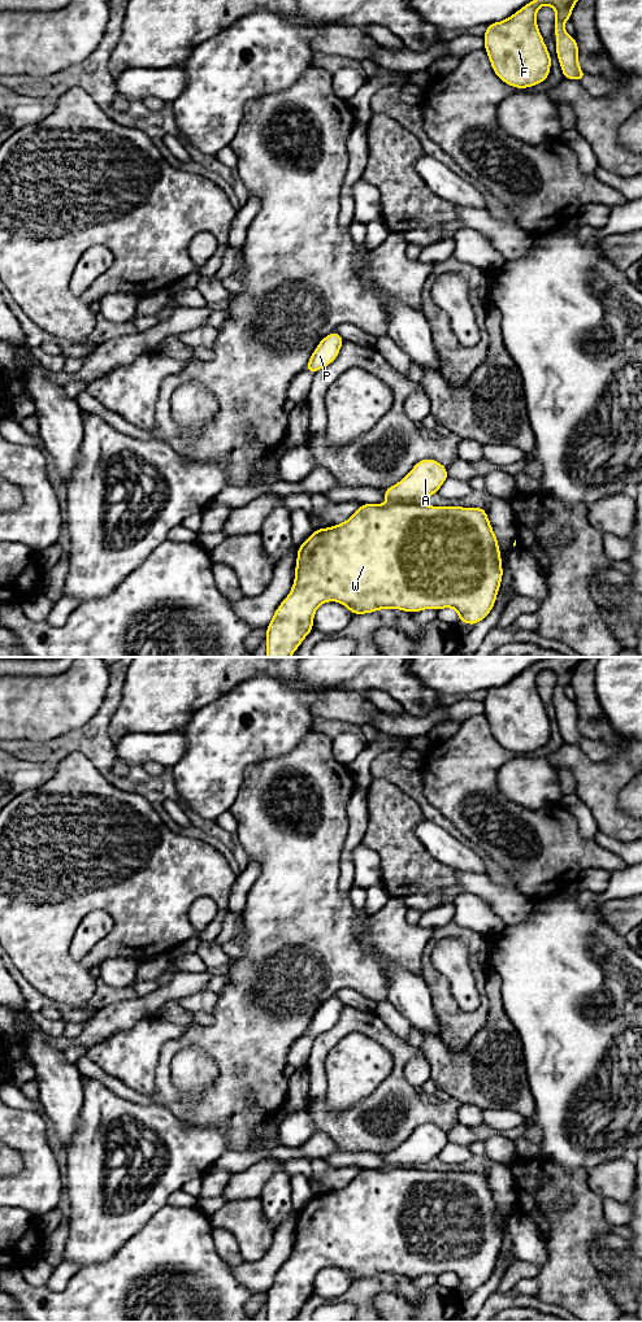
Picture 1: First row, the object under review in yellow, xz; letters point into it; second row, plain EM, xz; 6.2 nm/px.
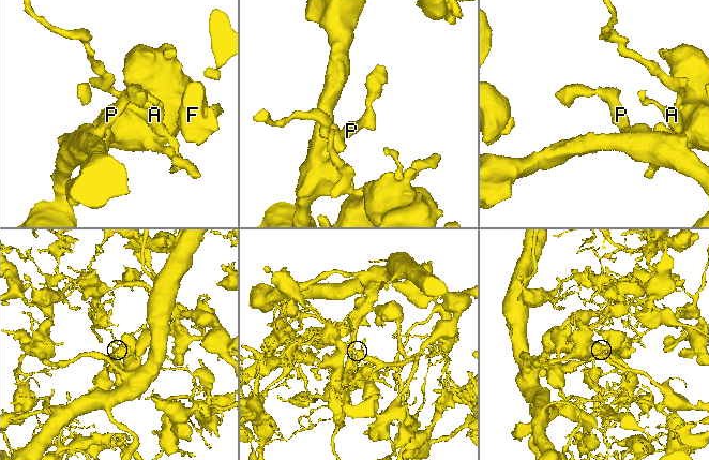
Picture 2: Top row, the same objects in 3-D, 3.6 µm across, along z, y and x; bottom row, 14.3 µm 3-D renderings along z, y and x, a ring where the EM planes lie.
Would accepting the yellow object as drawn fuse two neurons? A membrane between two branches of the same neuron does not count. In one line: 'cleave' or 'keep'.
cleave

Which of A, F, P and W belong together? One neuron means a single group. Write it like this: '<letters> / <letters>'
A / F P W

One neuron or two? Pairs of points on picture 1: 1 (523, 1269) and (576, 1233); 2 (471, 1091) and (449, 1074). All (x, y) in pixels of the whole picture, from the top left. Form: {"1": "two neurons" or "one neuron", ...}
{"1": "two neurons", "2": "one neuron"}

